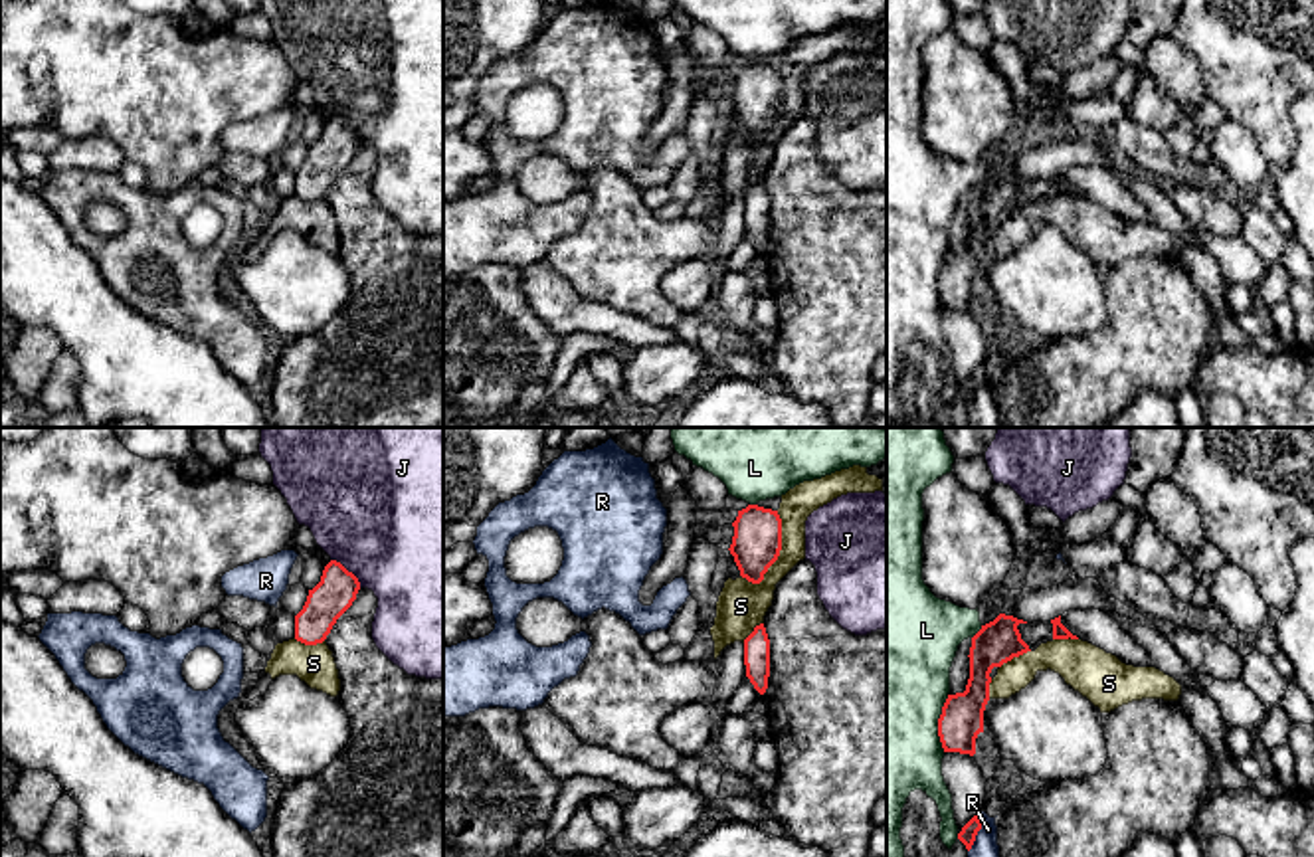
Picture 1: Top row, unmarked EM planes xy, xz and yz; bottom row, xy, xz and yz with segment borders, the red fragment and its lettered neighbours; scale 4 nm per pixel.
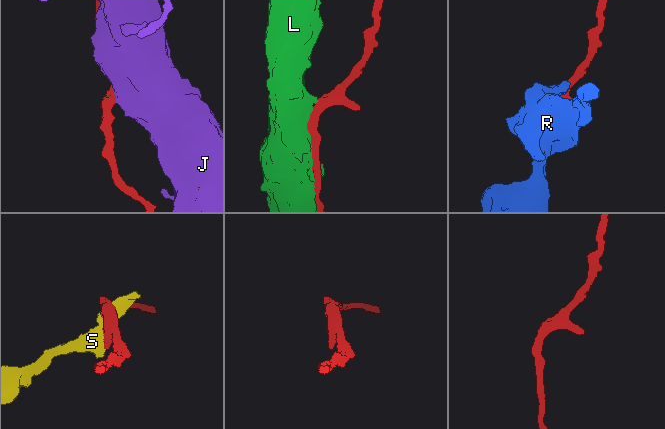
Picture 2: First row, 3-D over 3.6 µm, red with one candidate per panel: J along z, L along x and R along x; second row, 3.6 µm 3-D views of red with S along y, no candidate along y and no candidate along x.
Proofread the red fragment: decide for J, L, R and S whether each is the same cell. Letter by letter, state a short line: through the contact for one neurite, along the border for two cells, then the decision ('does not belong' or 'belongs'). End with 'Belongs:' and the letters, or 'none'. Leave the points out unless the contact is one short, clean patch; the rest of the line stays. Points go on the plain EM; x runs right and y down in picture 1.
J: does not belong
L: does not belong
R: does not belong
S: does not belong
Belongs: none

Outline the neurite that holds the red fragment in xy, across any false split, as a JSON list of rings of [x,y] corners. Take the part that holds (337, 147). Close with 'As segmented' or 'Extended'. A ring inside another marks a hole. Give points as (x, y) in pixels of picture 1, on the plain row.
[[[330,117],[295,172],[295,196],[305,202],[323,200],[336,176],[352,162],[358,146],[358,135],[340,119]]]. As segmented

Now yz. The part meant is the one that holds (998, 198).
[[[999,170],[972,194],[966,247],[948,251],[938,275],[944,309],[976,311],[976,295],[984,289],[984,267],[989,257],[991,226],[1031,208],[1021,196],[1019,180],[1027,178]]]. As segmented

